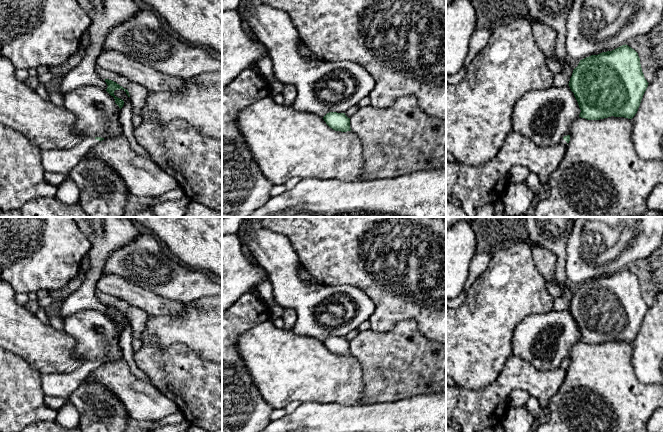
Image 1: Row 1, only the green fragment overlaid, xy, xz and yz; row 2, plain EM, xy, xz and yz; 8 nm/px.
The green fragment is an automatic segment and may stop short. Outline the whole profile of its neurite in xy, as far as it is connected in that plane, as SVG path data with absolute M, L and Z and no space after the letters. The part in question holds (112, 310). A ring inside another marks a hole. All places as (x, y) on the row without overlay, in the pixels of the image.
M105 303L105 306L107 307L108 311L106 313L106 315L114 321L115 323L115 327L119 330L119 332L121 333L124 329L124 325L118 321L116 321L114 319L114 315L115 314L119 314L122 313L126 316L126 318L128 319L128 321L130 321L129 316L127 313L124 313L122 310L120 310L119 308L117 308L116 306L109 304L109 303Z

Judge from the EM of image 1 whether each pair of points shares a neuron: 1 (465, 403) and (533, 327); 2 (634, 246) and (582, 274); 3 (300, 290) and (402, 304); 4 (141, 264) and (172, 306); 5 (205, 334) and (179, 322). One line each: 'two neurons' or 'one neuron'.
1: two neurons
2: one neuron
3: two neurons
4: two neurons
5: one neuron

